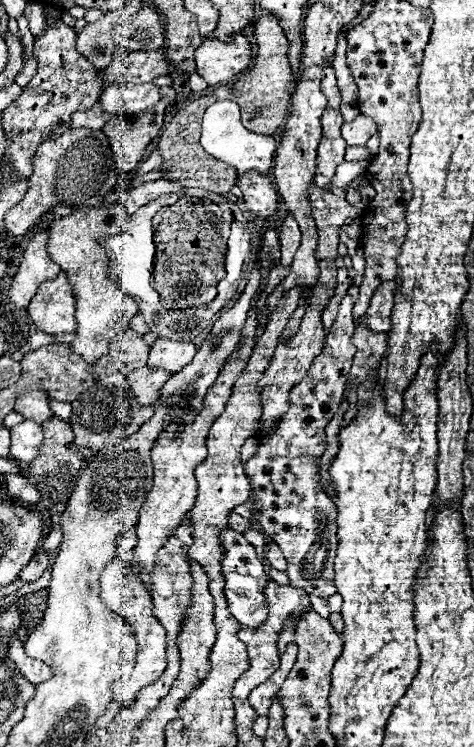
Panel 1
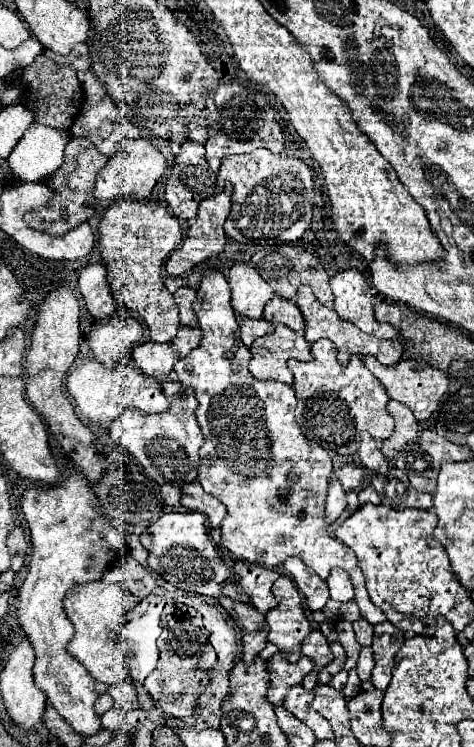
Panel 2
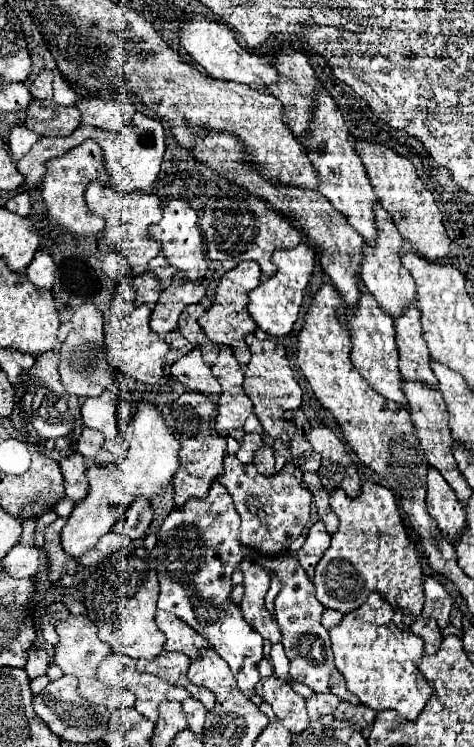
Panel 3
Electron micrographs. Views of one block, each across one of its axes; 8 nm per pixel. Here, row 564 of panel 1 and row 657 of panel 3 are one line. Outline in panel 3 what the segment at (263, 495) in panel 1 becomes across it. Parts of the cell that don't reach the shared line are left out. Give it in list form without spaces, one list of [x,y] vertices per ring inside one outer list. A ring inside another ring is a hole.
[[[260,556],[256,562],[280,578],[280,592],[276,596],[276,622],[282,632],[282,646],[290,660],[292,678],[310,686],[314,692],[336,694],[340,700],[360,704],[360,700],[346,688],[342,674],[334,666],[328,630],[320,624],[324,606],[316,600],[314,584],[308,580],[304,568],[294,556]]]

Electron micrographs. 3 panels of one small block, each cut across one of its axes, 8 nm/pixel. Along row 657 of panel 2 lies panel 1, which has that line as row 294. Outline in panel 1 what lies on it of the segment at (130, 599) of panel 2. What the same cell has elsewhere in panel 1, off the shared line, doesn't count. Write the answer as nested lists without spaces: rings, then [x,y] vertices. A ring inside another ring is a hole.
[[[110,204],[100,208],[76,210],[70,216],[62,216],[50,226],[48,254],[50,258],[66,272],[68,282],[72,284],[76,296],[76,338],[70,348],[74,354],[82,356],[88,364],[98,362],[108,354],[110,342],[122,330],[130,328],[130,320],[138,314],[138,304],[126,294],[126,290],[108,276],[108,254],[100,240],[106,236],[118,234],[122,230],[122,222],[126,222],[126,212],[122,204]]]

